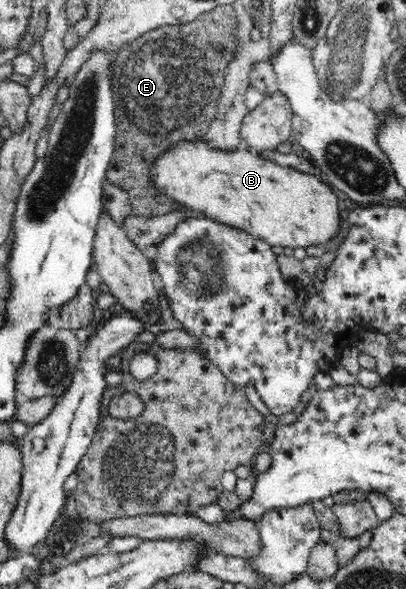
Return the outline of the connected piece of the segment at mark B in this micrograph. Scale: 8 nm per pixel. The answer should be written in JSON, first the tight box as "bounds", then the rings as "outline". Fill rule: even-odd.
{"bounds":[149,138,340,247],"outline":[[[200,138],[196,142],[180,142],[164,153],[149,170],[149,179],[162,194],[174,198],[180,207],[193,214],[204,215],[219,223],[246,231],[273,247],[316,246],[328,242],[340,228],[340,208],[332,187],[316,171],[303,173],[262,158],[248,148],[218,150]]]}

